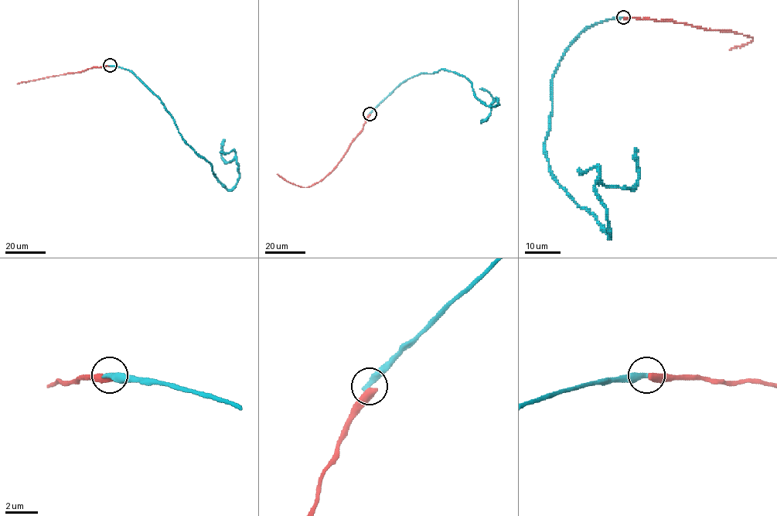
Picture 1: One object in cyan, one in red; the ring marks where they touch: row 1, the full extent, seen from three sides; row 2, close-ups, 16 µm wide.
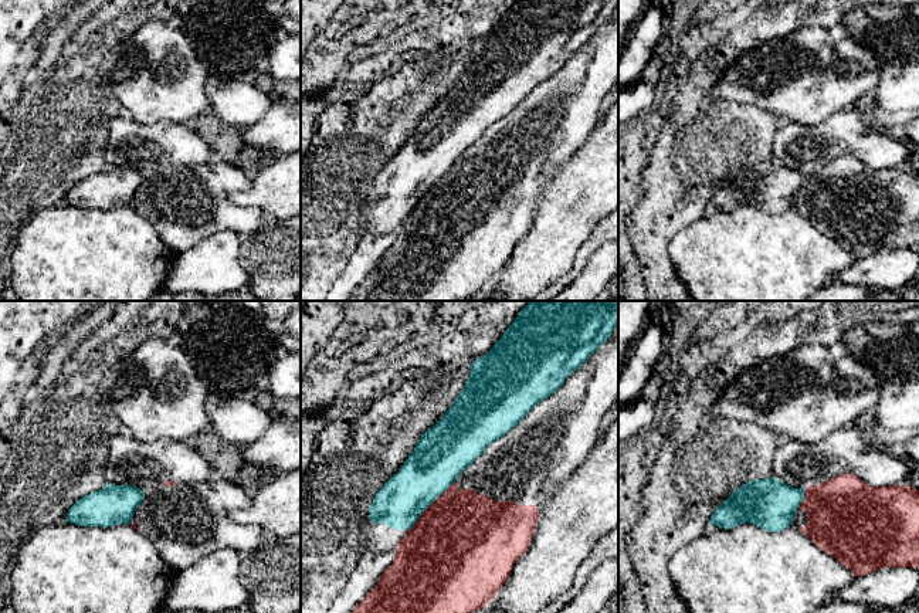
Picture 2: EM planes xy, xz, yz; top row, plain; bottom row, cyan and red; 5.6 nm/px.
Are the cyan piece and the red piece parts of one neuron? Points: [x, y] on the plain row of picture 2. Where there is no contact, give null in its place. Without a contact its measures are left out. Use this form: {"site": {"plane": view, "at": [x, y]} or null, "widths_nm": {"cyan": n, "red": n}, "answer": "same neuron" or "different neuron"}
{"site": {"plane": "xz", "at": [429, 188]}, "widths_nm": {"cyan": 300, "red": 500}, "answer": "different neuron"}

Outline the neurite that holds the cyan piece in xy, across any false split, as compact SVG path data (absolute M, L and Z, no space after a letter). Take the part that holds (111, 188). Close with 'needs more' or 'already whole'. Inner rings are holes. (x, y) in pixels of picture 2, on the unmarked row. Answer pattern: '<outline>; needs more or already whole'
M106 166L104 170L75 183L67 194L65 204L101 210L130 206L143 182L145 172Z; already whole

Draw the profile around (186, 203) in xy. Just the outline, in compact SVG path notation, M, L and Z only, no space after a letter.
M217 158L206 165L165 163L145 172L145 182L130 206L153 224L169 248L180 253L217 231L233 230L247 236L255 233L261 227L264 213L257 207L237 206L230 199L233 193L247 190L251 182L235 163Z

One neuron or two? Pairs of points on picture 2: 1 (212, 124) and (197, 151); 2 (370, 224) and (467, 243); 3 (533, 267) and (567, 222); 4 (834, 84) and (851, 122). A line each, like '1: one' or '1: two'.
1: two
2: two
3: one
4: two

